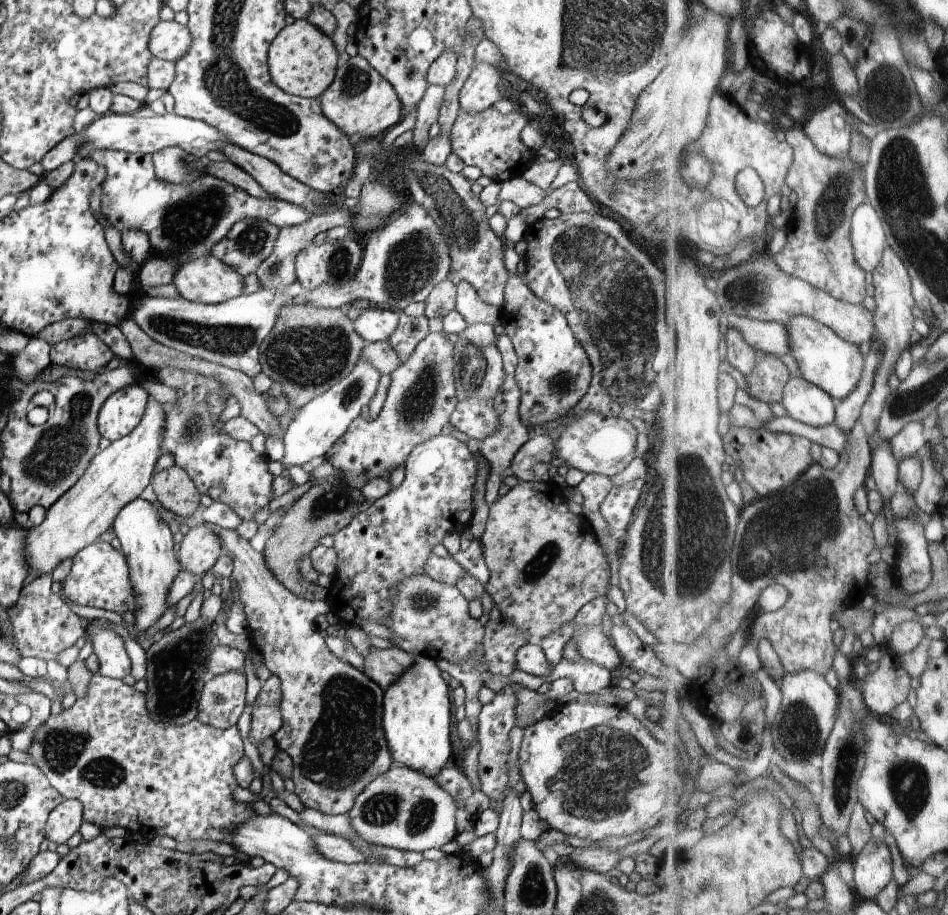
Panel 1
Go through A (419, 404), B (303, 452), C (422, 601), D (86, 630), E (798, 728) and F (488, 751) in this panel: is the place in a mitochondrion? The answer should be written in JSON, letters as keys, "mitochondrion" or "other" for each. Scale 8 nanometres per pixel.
{"A":"mitochondrion","B":"other","C":"mitochondrion","D":"other","E":"mitochondrion","F":"other"}

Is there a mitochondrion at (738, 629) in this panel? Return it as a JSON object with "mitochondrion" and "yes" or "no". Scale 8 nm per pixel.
{"mitochondrion":"no"}

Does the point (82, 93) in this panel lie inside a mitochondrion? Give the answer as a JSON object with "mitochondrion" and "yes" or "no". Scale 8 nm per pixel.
{"mitochondrion":"no"}

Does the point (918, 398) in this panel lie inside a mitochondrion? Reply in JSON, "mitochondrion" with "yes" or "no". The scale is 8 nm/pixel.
{"mitochondrion":"yes"}

